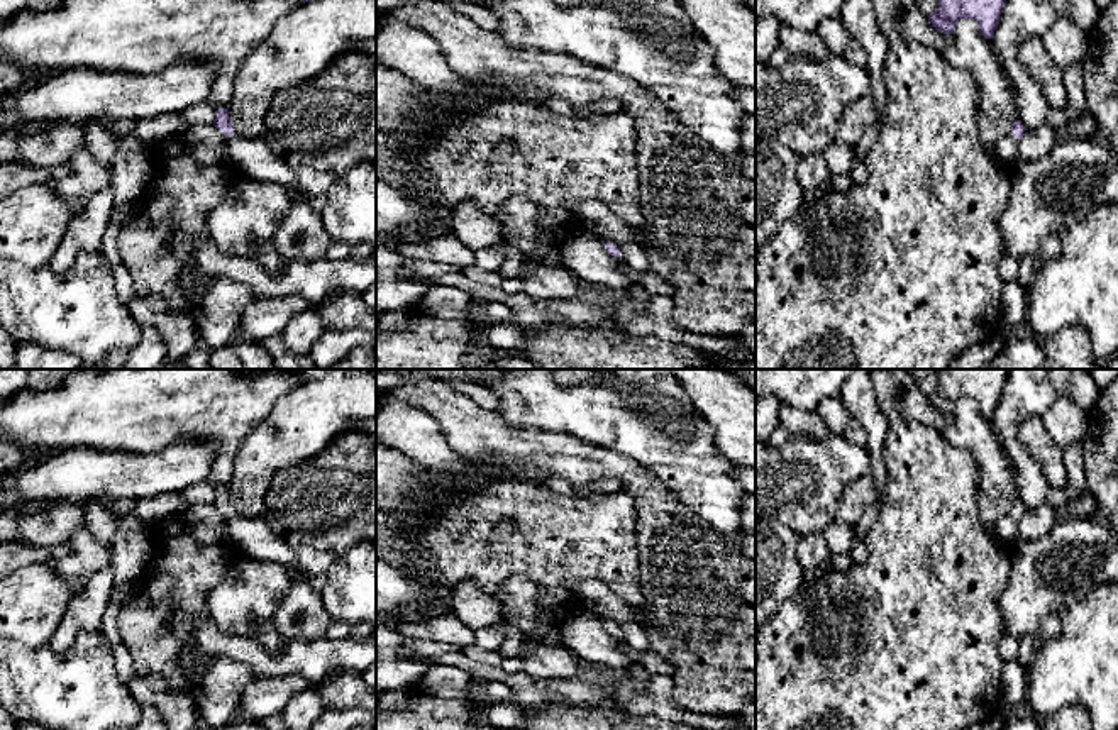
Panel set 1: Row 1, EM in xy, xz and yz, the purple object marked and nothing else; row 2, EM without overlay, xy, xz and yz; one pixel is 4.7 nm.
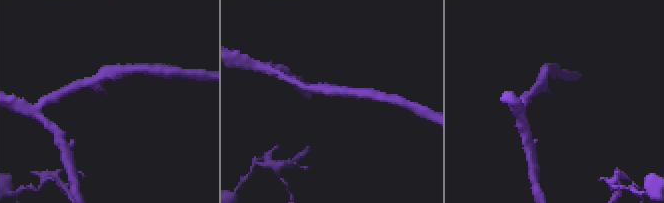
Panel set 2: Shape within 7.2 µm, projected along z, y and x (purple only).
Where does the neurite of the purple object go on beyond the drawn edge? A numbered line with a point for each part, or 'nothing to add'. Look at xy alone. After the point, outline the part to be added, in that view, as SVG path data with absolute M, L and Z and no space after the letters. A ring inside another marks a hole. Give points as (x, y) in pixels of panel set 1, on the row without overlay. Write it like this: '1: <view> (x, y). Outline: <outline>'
1: xy (302, 615). Outline: M229 515L227 535L239 554L259 561L285 562L296 572L293 589L271 620L280 635L288 642L324 639L334 620L324 606L322 595L310 586L308 576L293 552L281 545L263 517Z

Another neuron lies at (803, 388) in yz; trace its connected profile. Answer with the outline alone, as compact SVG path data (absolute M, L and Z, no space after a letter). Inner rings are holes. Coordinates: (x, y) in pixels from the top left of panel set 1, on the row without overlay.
M755 369L755 396L774 396L800 410L816 412L825 398L840 395L852 369Z

